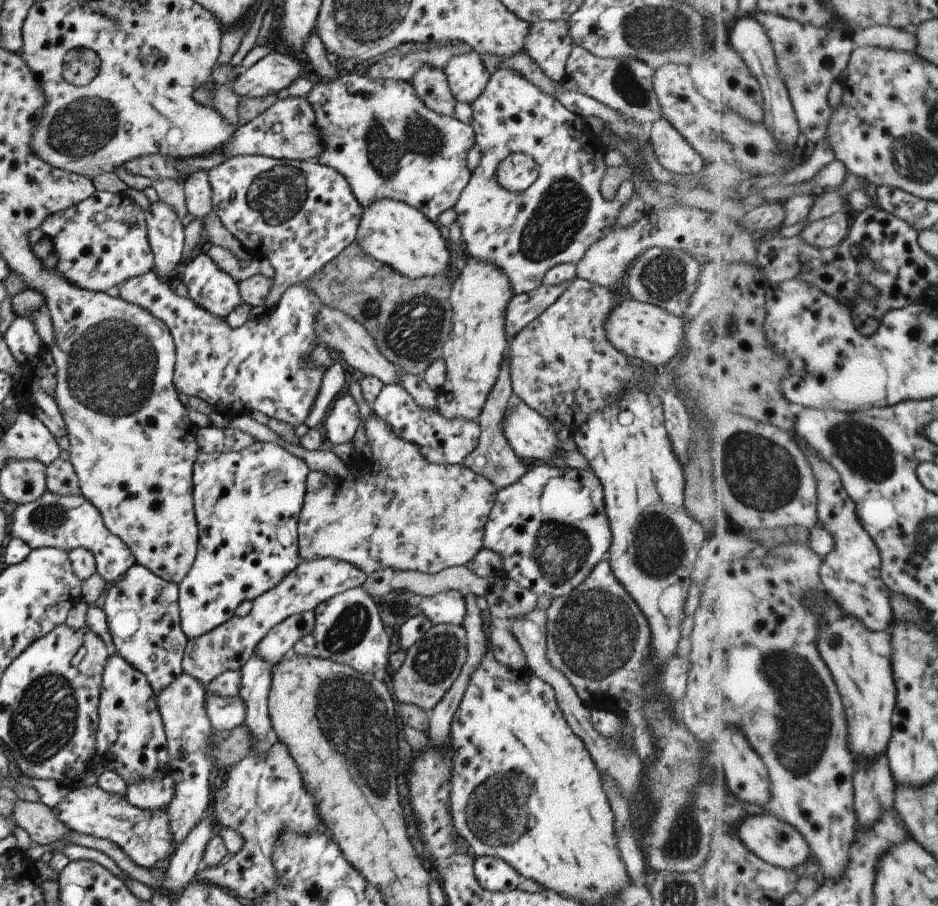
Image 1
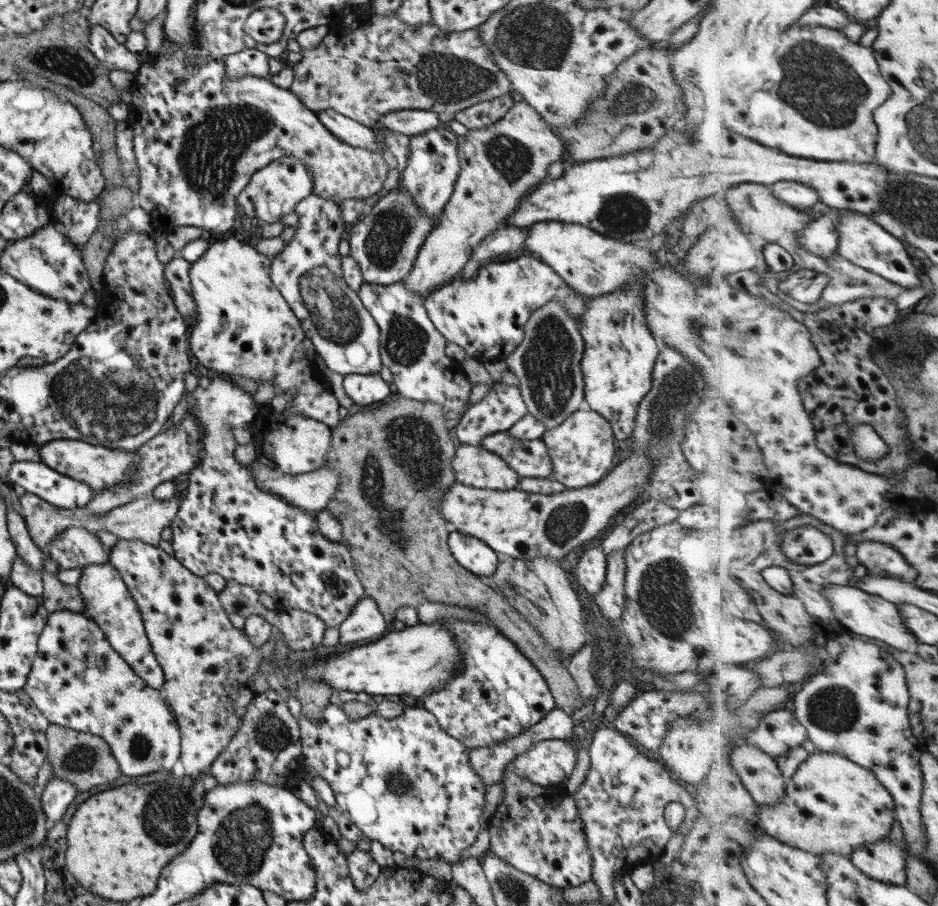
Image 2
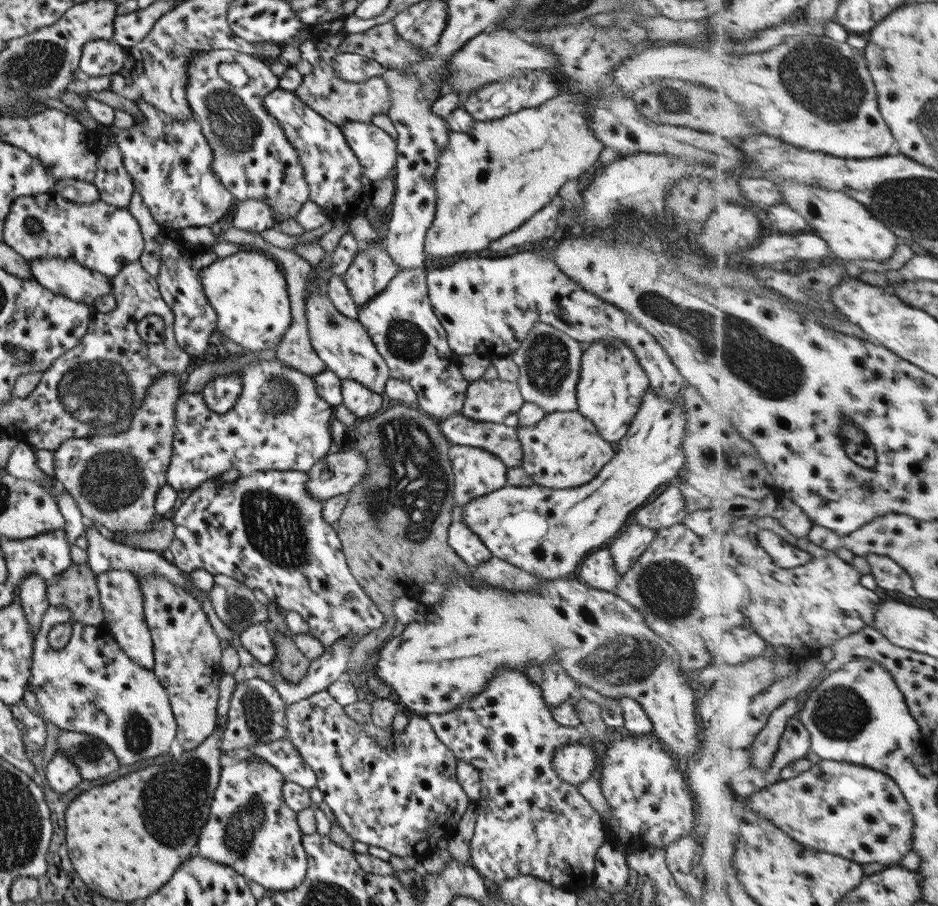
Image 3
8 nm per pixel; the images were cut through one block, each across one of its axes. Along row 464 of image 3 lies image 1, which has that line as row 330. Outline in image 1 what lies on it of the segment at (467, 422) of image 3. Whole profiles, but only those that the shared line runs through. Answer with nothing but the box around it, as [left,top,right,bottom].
[504,283,569,339]

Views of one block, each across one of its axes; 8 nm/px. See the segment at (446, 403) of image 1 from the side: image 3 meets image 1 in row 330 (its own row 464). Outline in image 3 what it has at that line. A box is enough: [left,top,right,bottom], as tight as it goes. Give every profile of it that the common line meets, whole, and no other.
[447,444,508,509]

